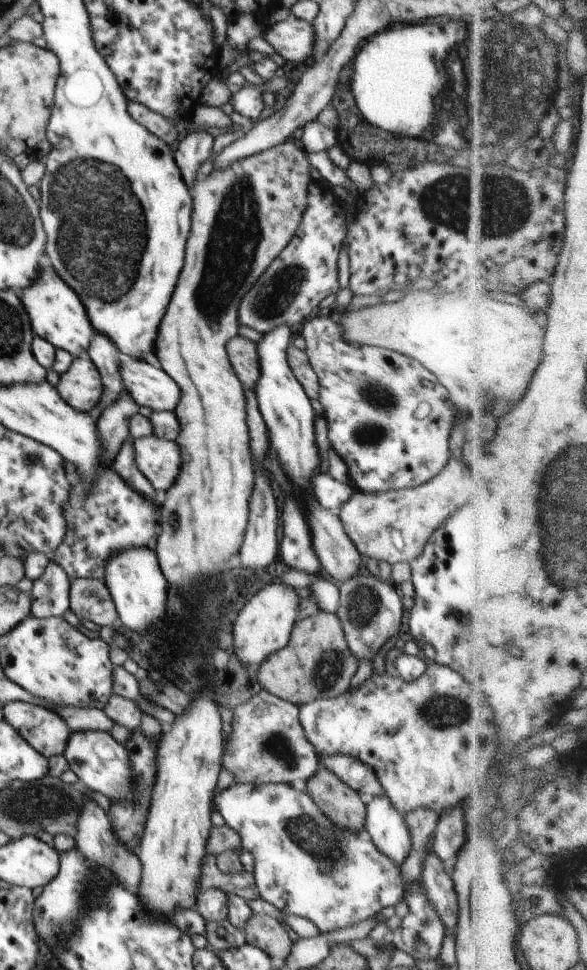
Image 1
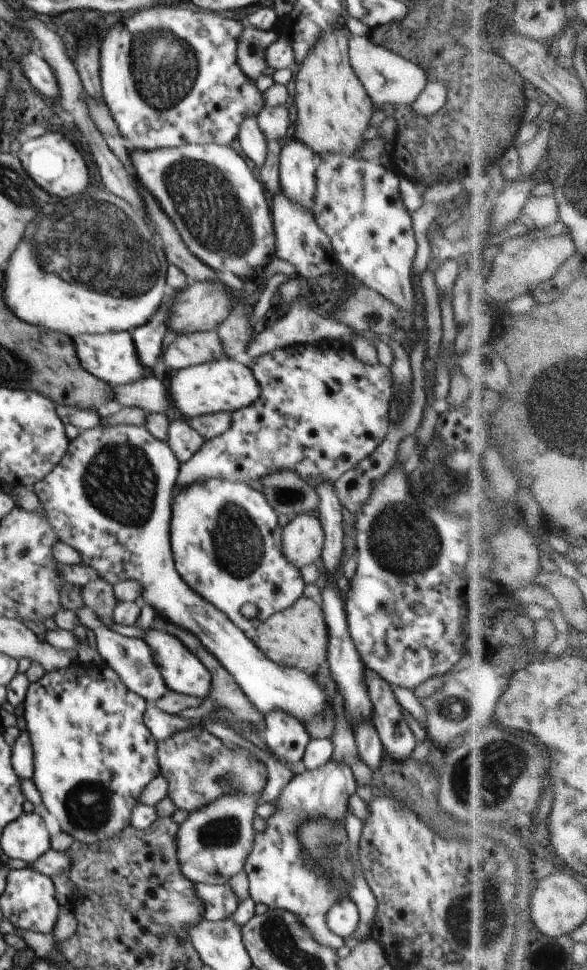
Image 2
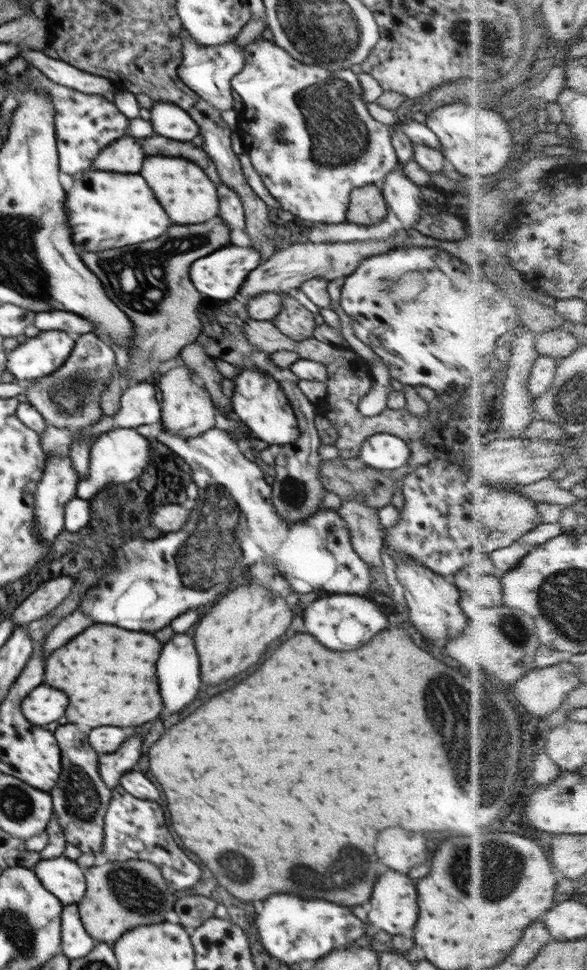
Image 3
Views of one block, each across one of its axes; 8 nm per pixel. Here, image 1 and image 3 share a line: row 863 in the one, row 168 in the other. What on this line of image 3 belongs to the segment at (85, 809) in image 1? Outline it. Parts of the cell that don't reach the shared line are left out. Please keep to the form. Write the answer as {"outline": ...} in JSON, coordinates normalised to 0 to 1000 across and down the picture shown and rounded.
{"outline":[[[213,138],[174,154],[157,166],[155,173],[204,178],[235,177],[249,161],[235,143]]]}

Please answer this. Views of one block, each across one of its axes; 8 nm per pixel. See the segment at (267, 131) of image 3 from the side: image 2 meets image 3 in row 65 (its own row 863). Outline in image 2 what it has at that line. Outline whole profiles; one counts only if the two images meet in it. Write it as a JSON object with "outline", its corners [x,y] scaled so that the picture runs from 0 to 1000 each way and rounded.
{"outline":[[[559,785],[552,790],[535,795],[520,795],[513,799],[501,799],[501,802],[486,808],[477,821],[467,827],[470,834],[460,843],[453,844],[453,855],[446,858],[434,858],[429,874],[419,882],[416,889],[416,899],[421,901],[424,909],[424,922],[434,931],[446,930],[458,937],[474,937],[499,940],[501,944],[508,944],[508,948],[521,955],[528,960],[532,967],[550,973],[555,977],[576,979],[586,975],[586,968],[576,966],[559,957],[555,953],[555,942],[562,940],[562,936],[576,930],[583,930],[586,922],[589,922],[589,913],[583,911],[583,903],[569,903],[566,899],[555,899],[555,896],[528,887],[521,887],[521,874],[514,874],[514,868],[508,866],[508,854],[514,854],[514,849],[521,849],[521,845],[562,845],[562,847],[576,847],[588,849],[589,837],[596,836],[596,821],[606,819],[608,806],[600,794],[589,788],[572,788],[572,786]]]}

